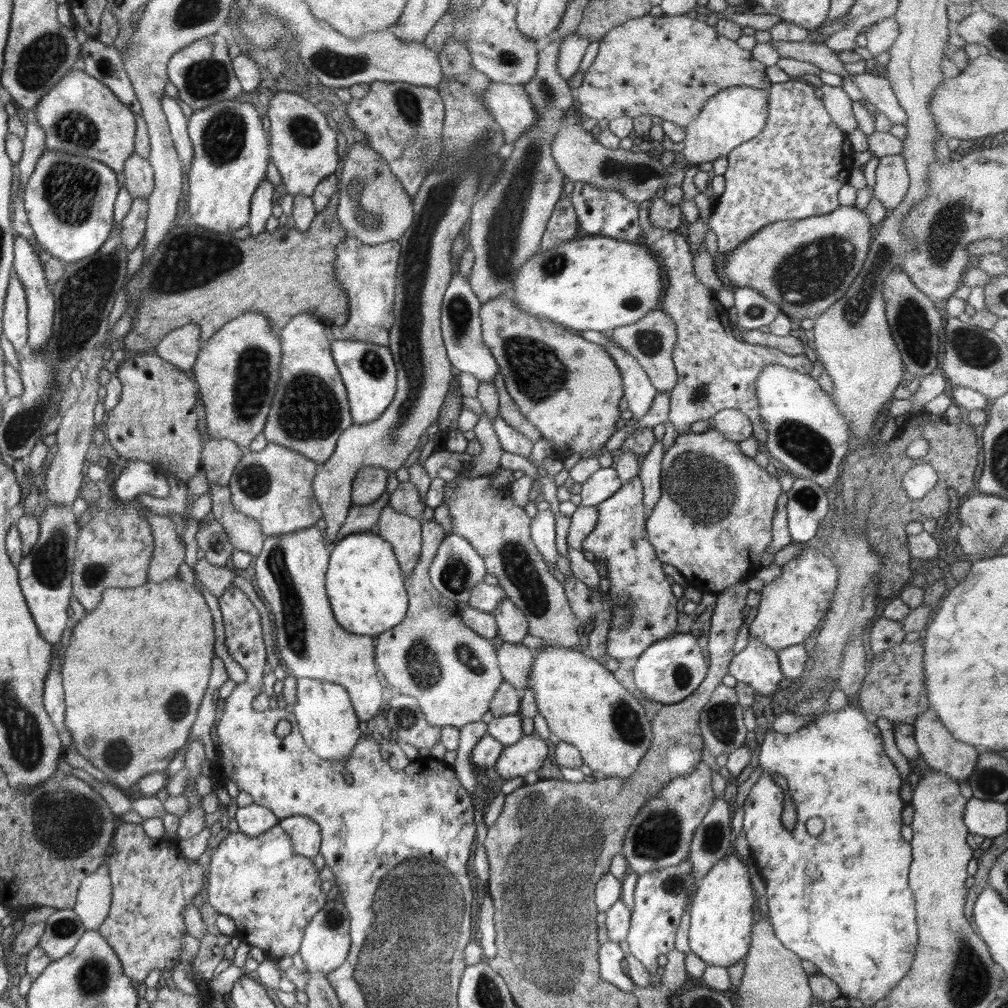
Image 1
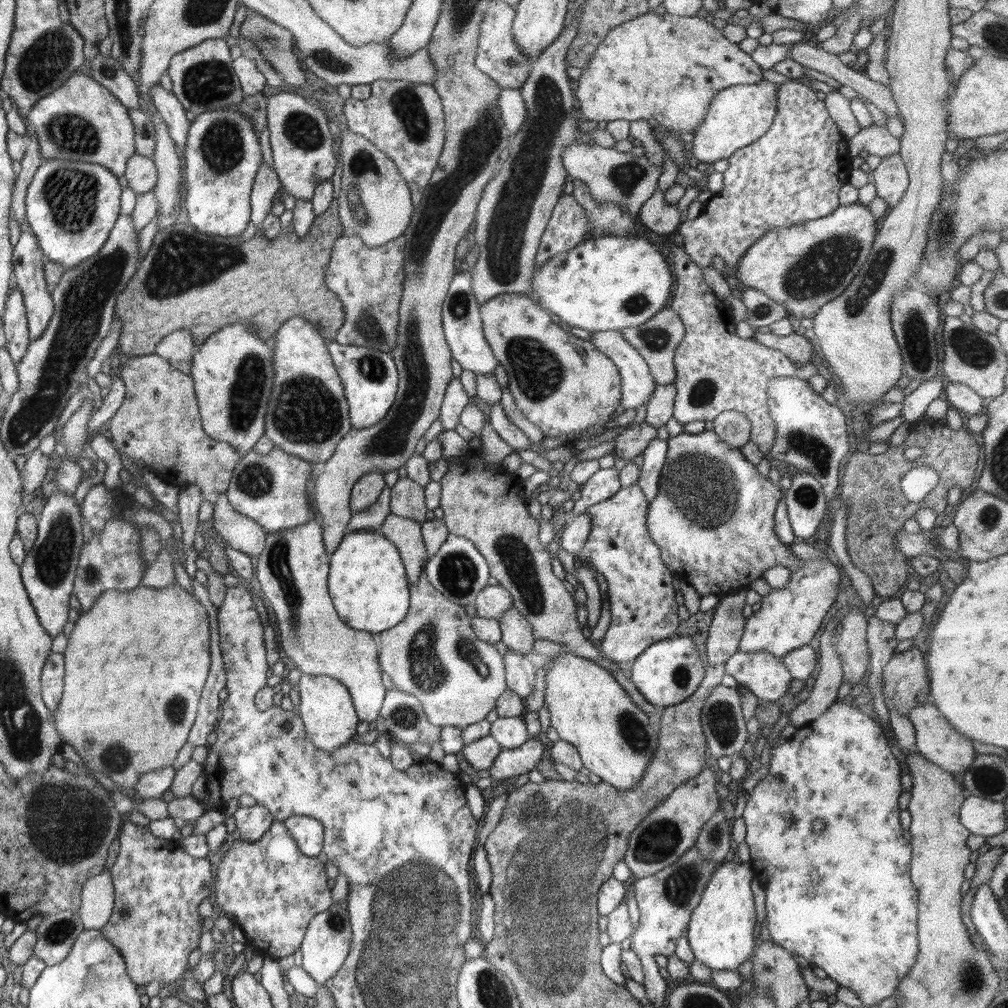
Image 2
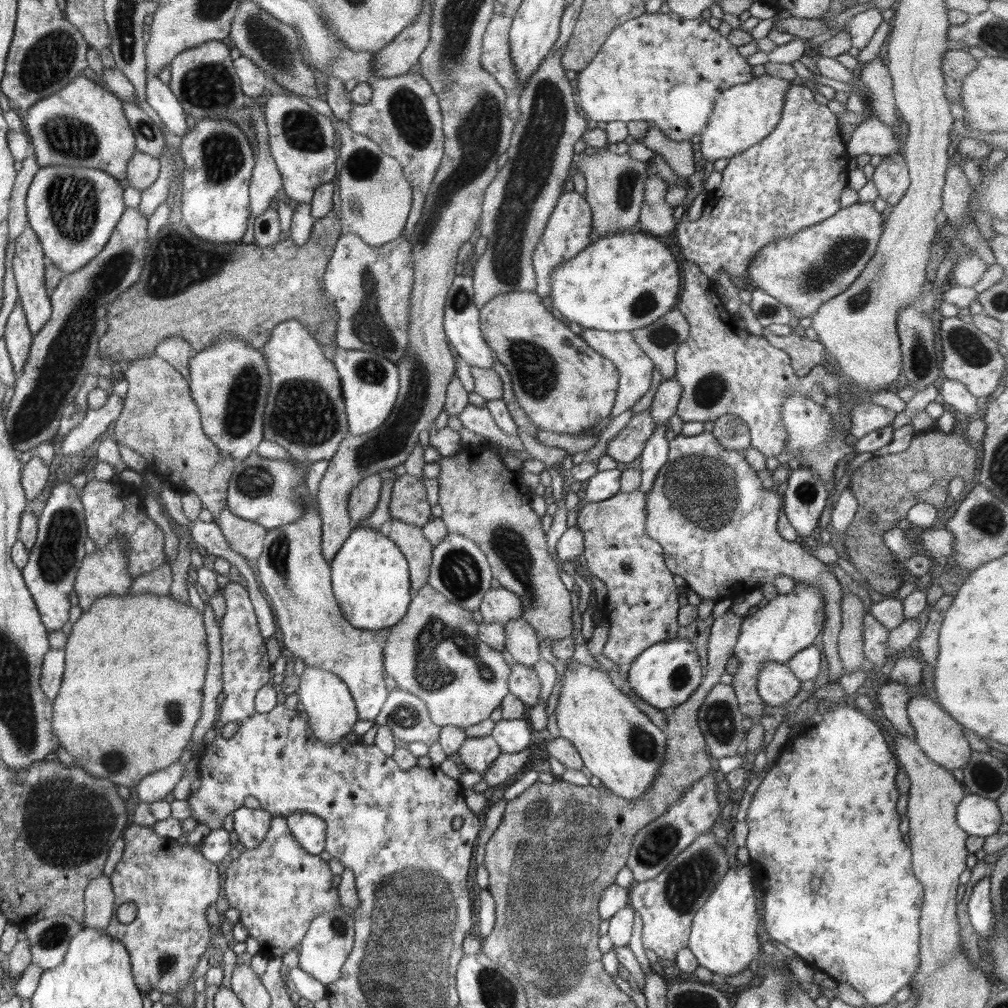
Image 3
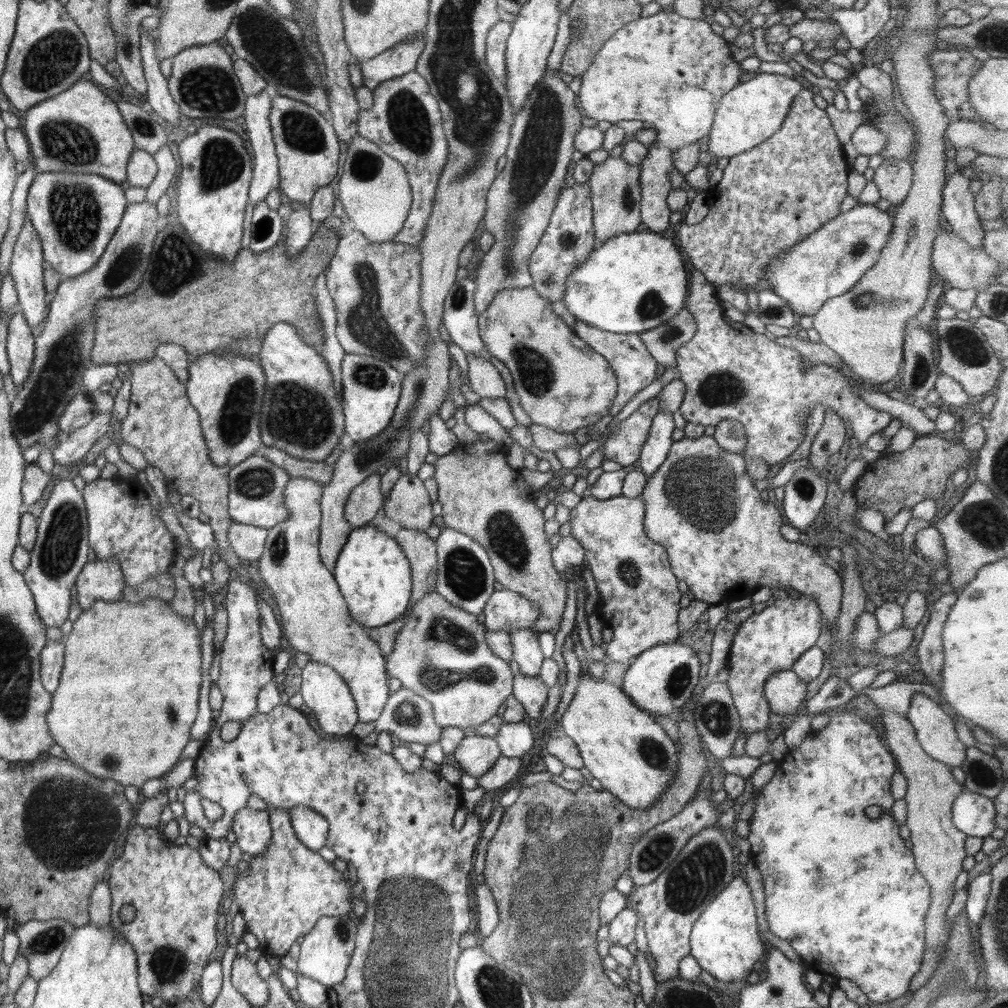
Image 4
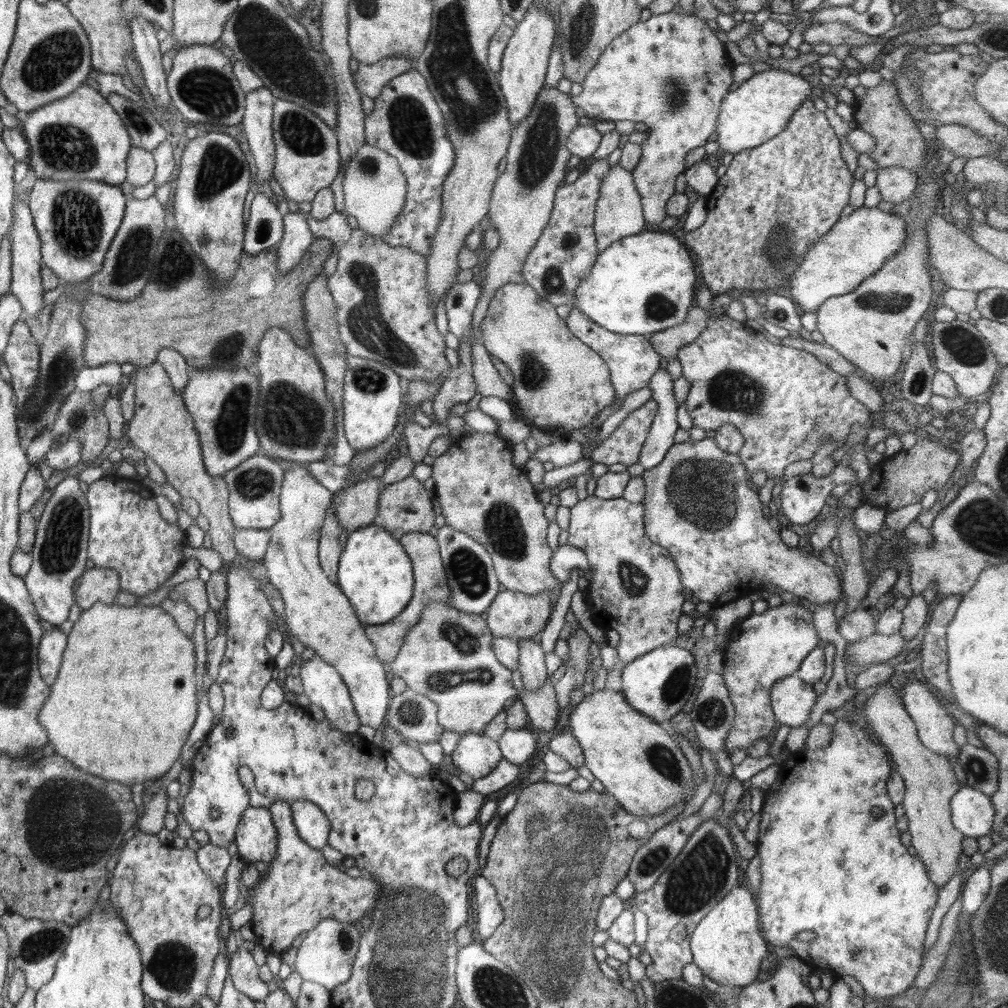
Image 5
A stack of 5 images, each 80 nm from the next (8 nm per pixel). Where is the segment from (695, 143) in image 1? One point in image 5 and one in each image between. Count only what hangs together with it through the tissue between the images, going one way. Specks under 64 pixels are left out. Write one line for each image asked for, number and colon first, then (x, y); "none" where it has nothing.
2: (739, 115)
3: (743, 115)
4: (749, 114)
5: (759, 109)

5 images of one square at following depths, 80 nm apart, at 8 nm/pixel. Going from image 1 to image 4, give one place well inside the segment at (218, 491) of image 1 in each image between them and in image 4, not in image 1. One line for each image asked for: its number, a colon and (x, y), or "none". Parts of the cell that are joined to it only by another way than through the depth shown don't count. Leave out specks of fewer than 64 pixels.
2: (241, 533)
3: (245, 537)
4: (247, 541)

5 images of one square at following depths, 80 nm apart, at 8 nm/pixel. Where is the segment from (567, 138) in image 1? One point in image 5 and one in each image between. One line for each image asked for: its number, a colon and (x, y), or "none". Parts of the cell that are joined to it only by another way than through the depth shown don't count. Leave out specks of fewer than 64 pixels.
2: (611, 176)
3: (615, 183)
4: (615, 188)
5: (619, 213)

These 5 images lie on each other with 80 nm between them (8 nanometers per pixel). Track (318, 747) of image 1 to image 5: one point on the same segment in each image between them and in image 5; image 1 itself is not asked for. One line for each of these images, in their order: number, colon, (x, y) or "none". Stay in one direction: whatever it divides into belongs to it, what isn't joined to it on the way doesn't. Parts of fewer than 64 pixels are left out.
2: (326, 709)
3: (327, 705)
4: (327, 698)
5: (322, 683)

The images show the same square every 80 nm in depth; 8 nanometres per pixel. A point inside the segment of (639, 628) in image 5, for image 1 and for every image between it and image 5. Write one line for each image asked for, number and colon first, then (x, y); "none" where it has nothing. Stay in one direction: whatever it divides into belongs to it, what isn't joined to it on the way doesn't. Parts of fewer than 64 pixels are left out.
1: (636, 576)
2: (641, 589)
3: (642, 606)
4: (639, 599)

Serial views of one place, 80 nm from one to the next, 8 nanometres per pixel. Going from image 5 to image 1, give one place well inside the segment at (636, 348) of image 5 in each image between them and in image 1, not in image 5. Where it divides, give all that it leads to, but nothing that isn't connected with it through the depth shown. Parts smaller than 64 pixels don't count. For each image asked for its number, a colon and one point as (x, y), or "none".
1: (637, 389)
2: (637, 383)
3: (634, 366)
4: (635, 368)

